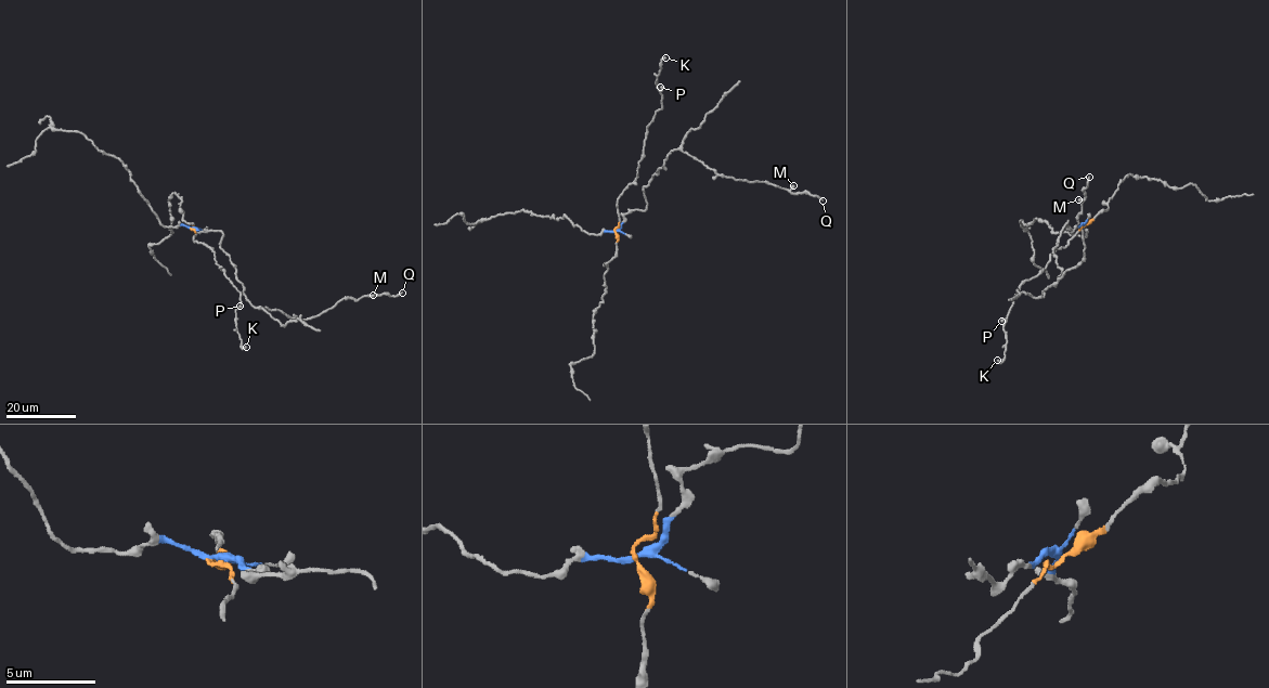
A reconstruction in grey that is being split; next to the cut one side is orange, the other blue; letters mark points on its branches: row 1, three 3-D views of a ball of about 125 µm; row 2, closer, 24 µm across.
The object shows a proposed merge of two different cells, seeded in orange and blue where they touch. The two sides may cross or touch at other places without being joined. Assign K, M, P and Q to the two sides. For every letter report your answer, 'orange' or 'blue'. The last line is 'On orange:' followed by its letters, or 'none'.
K: orange
M: blue
P: orange
Q: blue
On orange: K, P

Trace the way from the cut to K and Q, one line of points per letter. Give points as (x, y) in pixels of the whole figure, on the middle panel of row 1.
K: (614, 231), (618, 198), (637, 177), (647, 128), (662, 107), (656, 80), (665, 57)
Q: (614, 231), (624, 213), (644, 210), (644, 186), (677, 150), (720, 174), (821, 200)

